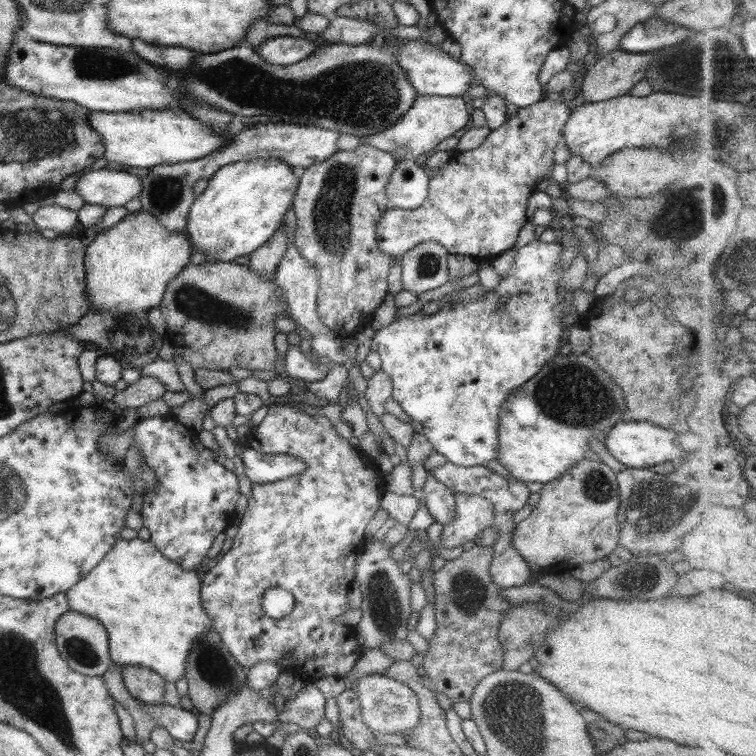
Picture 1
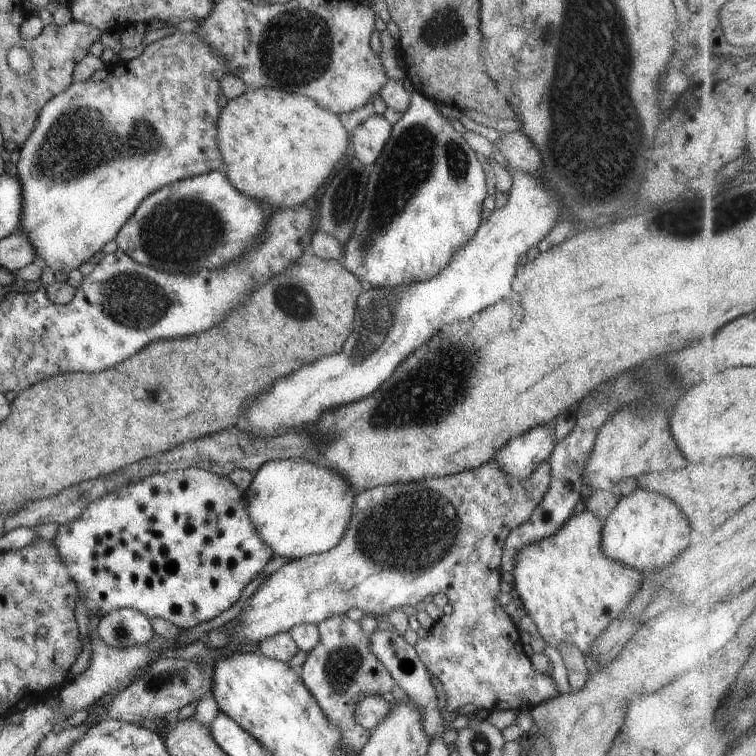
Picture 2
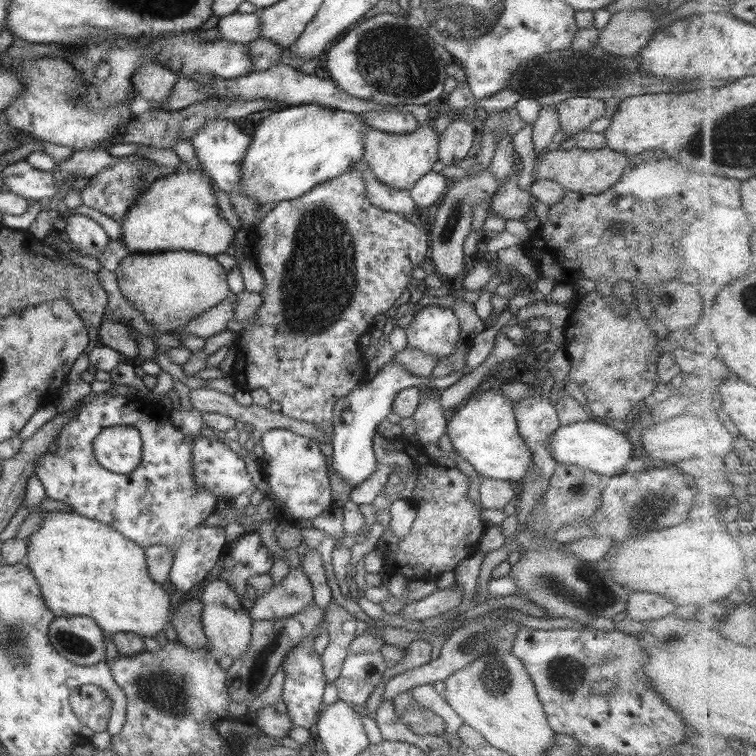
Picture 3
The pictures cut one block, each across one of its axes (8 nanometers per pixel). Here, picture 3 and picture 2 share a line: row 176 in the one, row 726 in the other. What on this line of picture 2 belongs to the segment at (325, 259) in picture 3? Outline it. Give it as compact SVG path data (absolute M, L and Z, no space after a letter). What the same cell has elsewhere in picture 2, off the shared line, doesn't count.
M338 615L319 622L317 627L318 644L308 653L308 658L298 672L326 718L341 730L341 742L359 754L368 742L371 731L358 724L353 717L356 705L365 696L390 692L396 681L372 652L369 634L357 622L346 615Z

